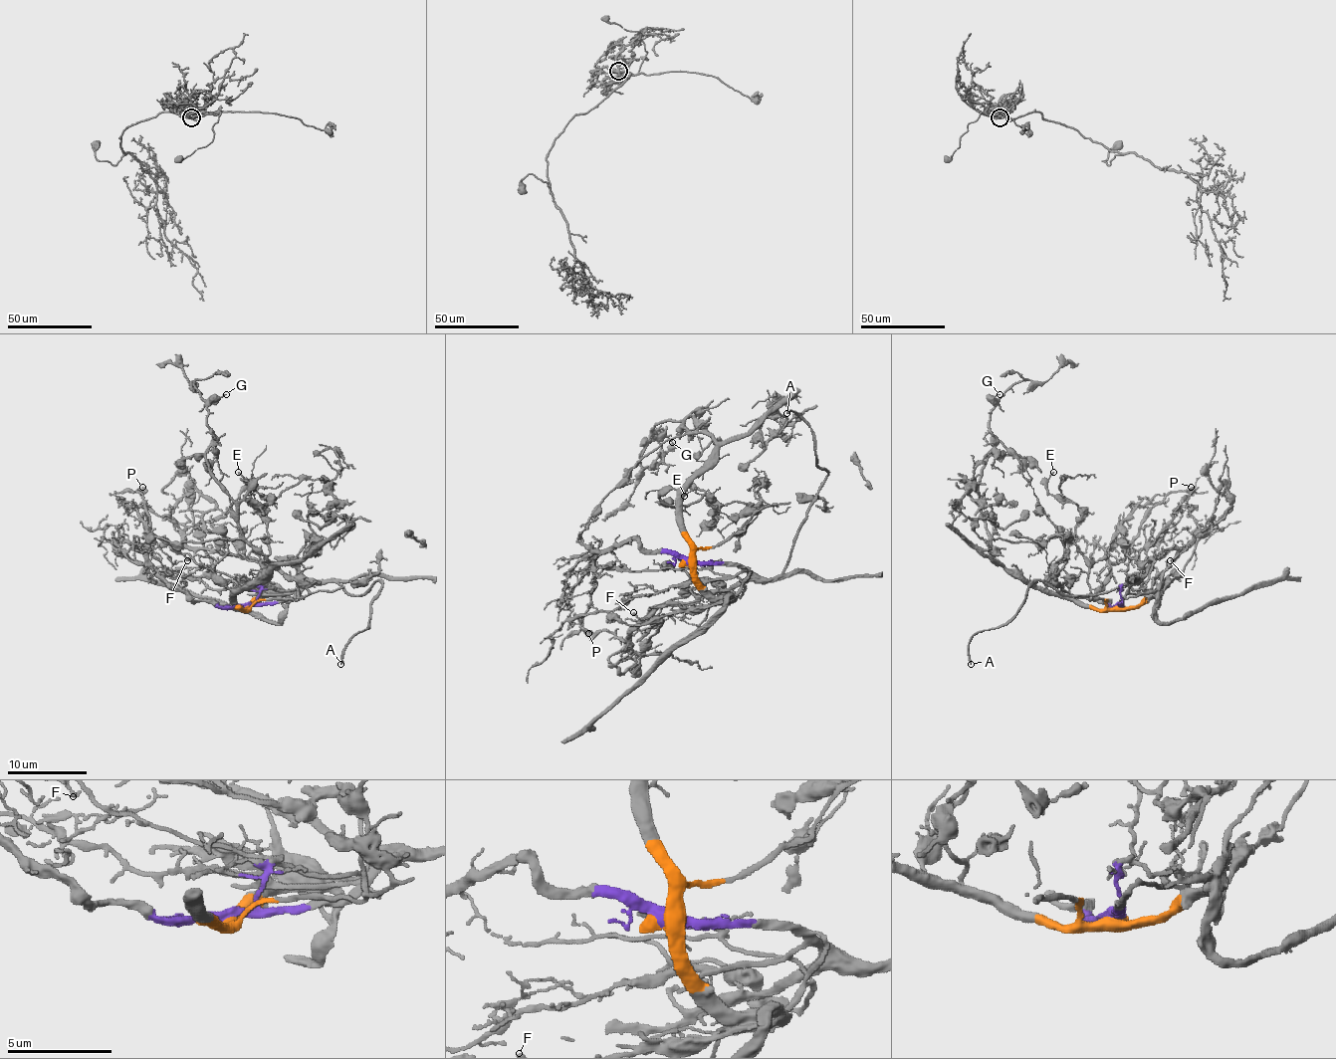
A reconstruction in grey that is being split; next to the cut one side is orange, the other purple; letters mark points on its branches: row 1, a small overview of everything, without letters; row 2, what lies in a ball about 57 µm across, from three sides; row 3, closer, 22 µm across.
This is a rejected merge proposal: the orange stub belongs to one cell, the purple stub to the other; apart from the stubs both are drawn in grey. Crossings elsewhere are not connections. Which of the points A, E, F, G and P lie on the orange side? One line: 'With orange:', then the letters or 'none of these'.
With orange: E, G

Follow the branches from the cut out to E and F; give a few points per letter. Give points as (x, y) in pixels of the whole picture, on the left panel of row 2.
E: (244, 606), (236, 602), (232, 592), (256, 576), (269, 552), (264, 509), (273, 503), (238, 473)
F: (244, 606), (287, 602), (301, 584), (279, 570), (244, 556), (200, 548), (186, 560)

